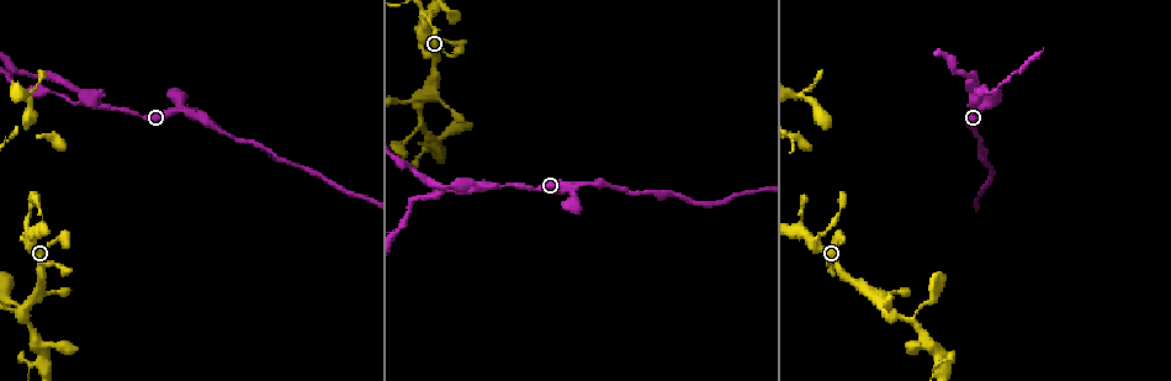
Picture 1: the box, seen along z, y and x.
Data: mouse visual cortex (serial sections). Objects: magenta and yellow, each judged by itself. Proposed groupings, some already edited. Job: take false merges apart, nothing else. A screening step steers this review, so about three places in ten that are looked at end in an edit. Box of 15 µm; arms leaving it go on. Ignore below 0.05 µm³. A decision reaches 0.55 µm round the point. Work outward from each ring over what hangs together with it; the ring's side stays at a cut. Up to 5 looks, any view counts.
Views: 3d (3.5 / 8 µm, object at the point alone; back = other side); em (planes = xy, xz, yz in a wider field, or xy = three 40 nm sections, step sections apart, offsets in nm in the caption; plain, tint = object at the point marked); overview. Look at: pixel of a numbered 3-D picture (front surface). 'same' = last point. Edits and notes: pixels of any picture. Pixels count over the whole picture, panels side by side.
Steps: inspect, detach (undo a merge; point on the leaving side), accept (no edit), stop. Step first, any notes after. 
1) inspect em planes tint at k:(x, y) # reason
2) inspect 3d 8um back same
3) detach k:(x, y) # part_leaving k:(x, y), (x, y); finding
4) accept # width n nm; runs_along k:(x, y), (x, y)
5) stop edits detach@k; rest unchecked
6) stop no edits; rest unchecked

inspect 3d 3.5um at 1:(24, 234) # three-way junction

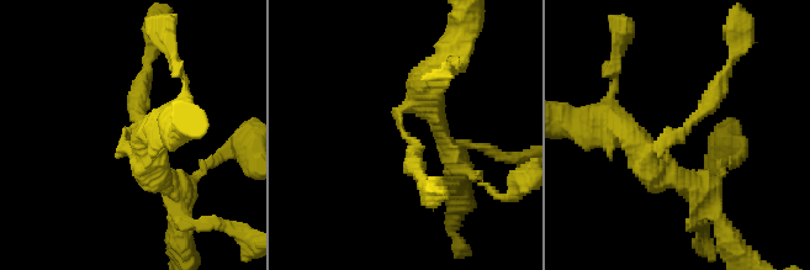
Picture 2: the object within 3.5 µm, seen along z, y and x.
inspect em xy step 2 tint at 2:(121, 137)

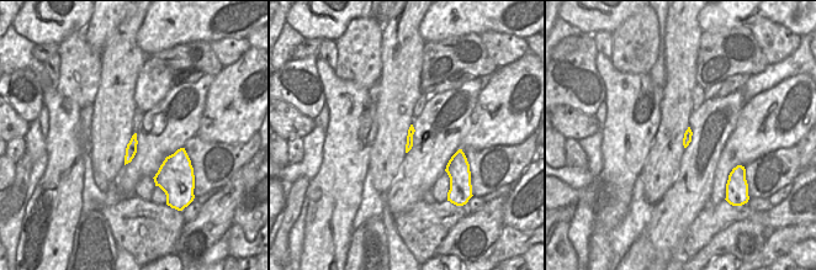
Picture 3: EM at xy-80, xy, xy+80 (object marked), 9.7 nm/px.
accept # width 70 nm; runs_along 2:(674, 179), (646, 153), (677, 137), (721, 84); continuous, no second cell

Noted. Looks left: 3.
inspect 3d 3.5um at 1:(89, 100) # sudden change in width

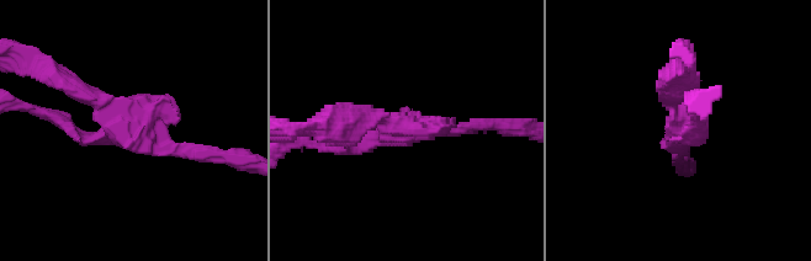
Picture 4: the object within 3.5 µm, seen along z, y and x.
inspect em planes tint at 4:(678, 129)

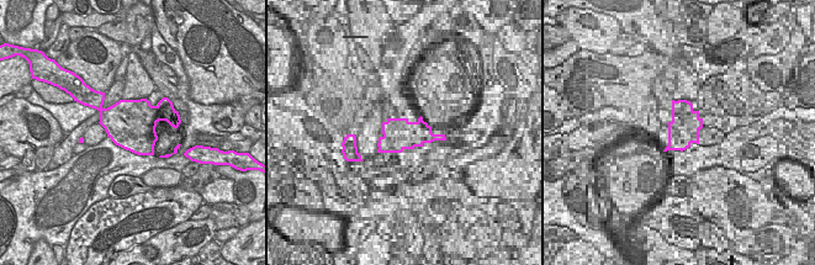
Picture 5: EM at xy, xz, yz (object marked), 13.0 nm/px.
inspect em xy step 1 tint same # cut it another way

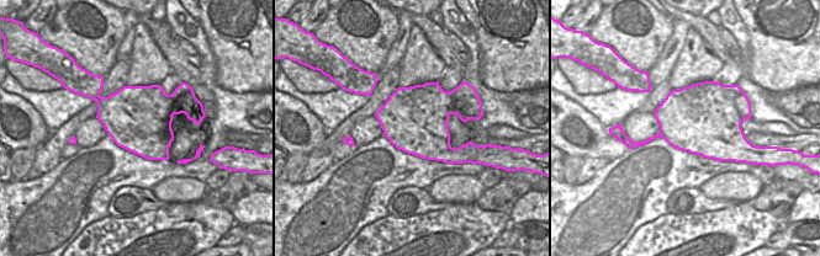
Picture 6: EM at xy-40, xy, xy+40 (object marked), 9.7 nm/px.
detach 4:(703, 128) # two cells meet here

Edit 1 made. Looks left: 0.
stop edits detach@4; rest unchecked

